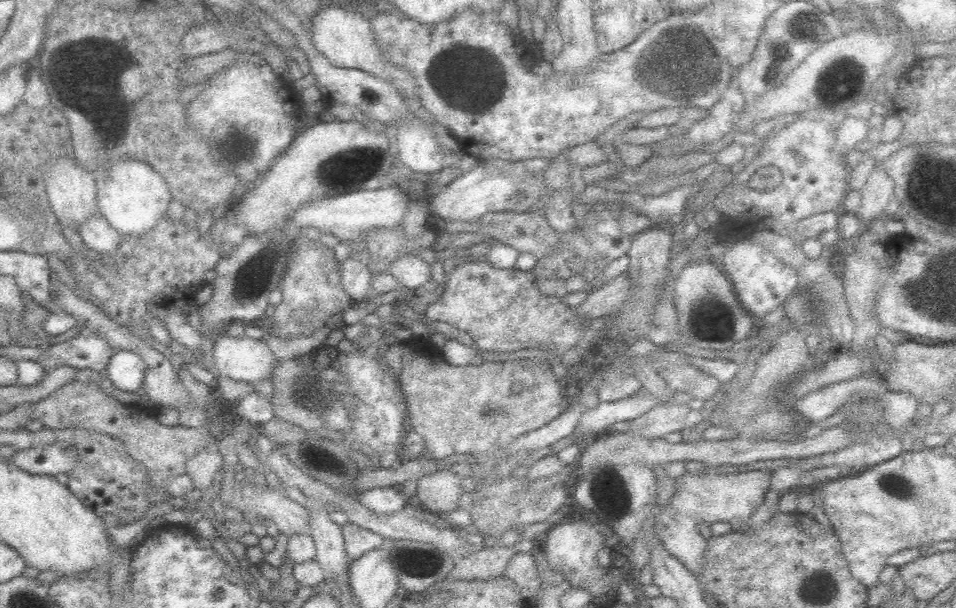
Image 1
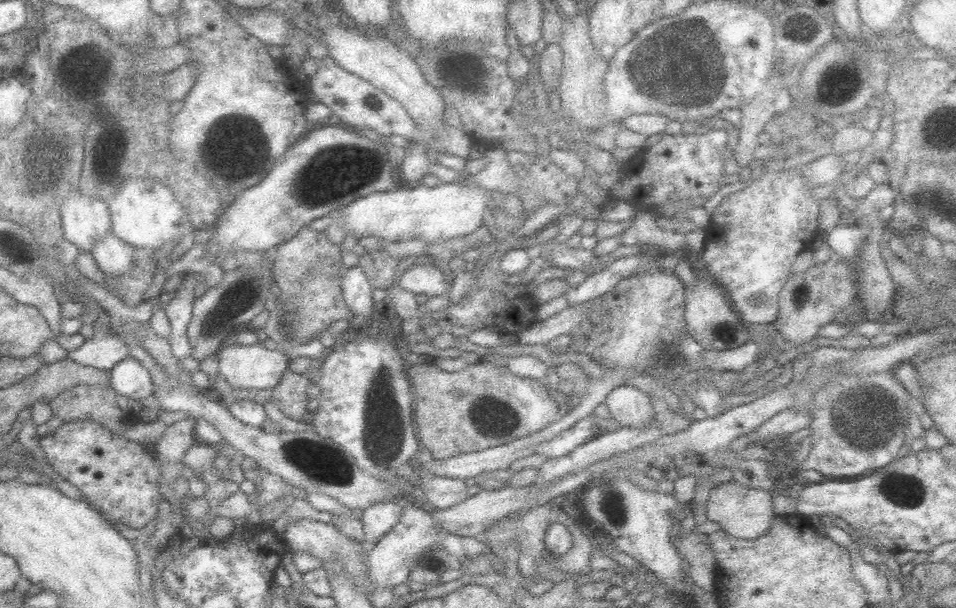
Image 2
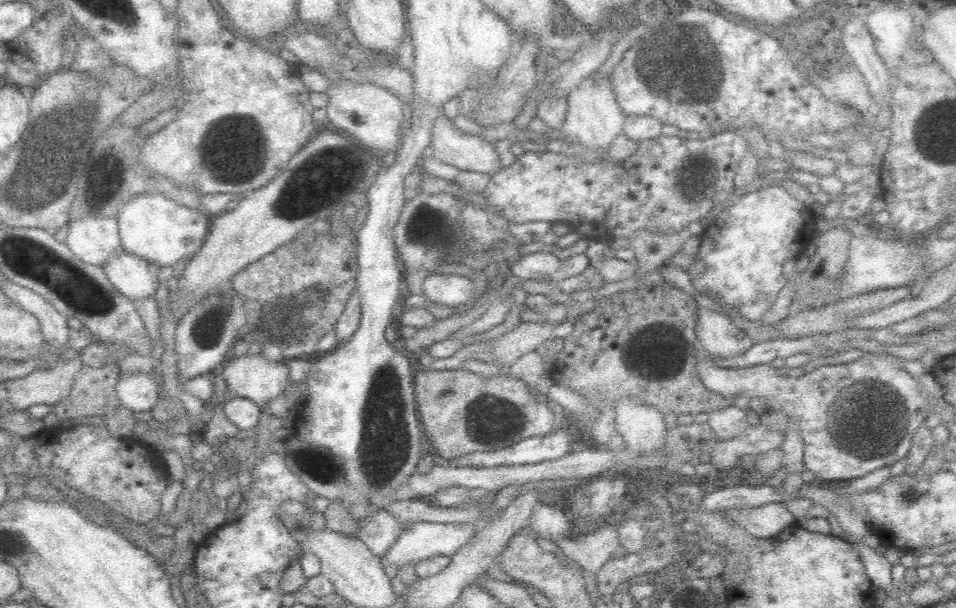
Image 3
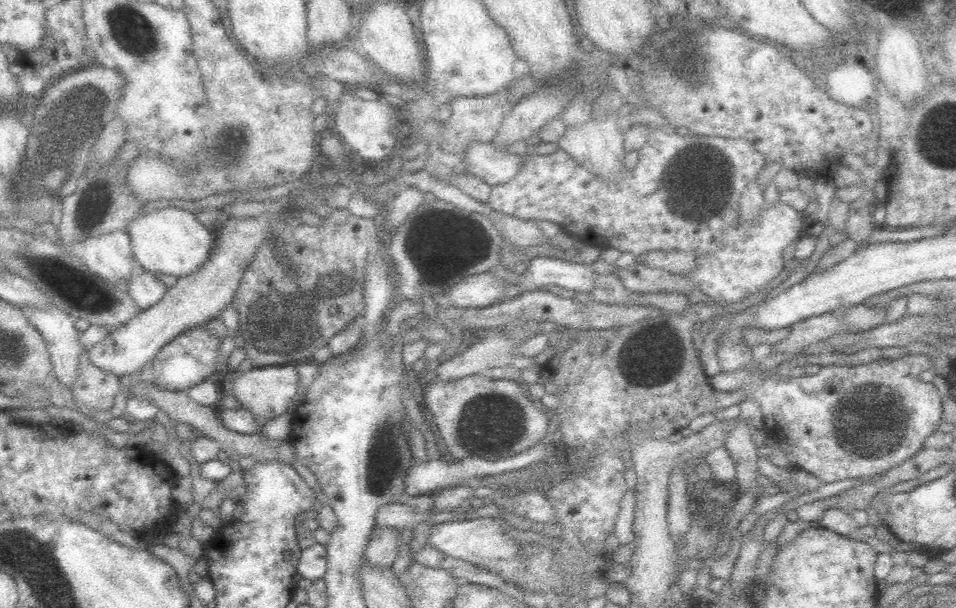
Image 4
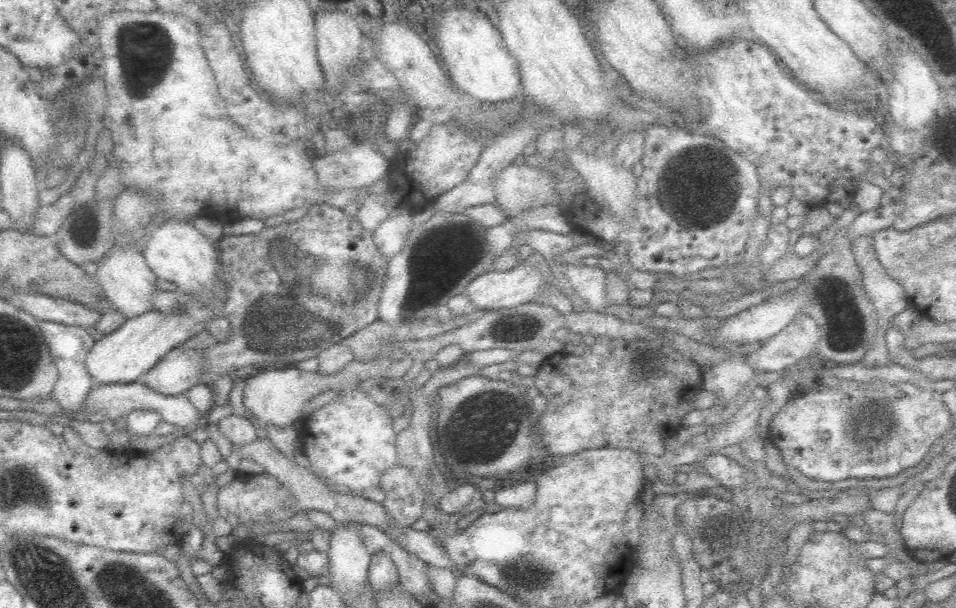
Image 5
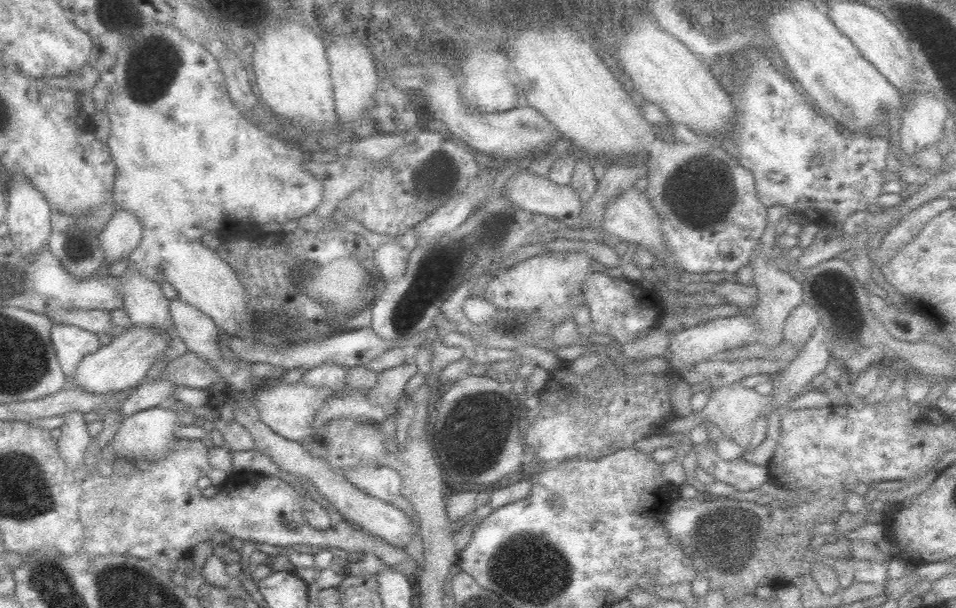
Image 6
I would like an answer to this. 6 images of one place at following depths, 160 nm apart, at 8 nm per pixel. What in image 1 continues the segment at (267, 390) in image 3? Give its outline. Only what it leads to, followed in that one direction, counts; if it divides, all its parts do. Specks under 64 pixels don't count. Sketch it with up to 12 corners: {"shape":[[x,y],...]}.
{"shape":[[224,334],[213,368],[235,381],[271,378],[266,341]]}

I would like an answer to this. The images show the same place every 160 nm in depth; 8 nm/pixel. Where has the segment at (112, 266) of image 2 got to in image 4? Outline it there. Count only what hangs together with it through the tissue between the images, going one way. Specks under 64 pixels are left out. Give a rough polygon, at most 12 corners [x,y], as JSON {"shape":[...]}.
{"shape":[[134,274],[126,286],[140,311],[169,290],[154,274]]}

